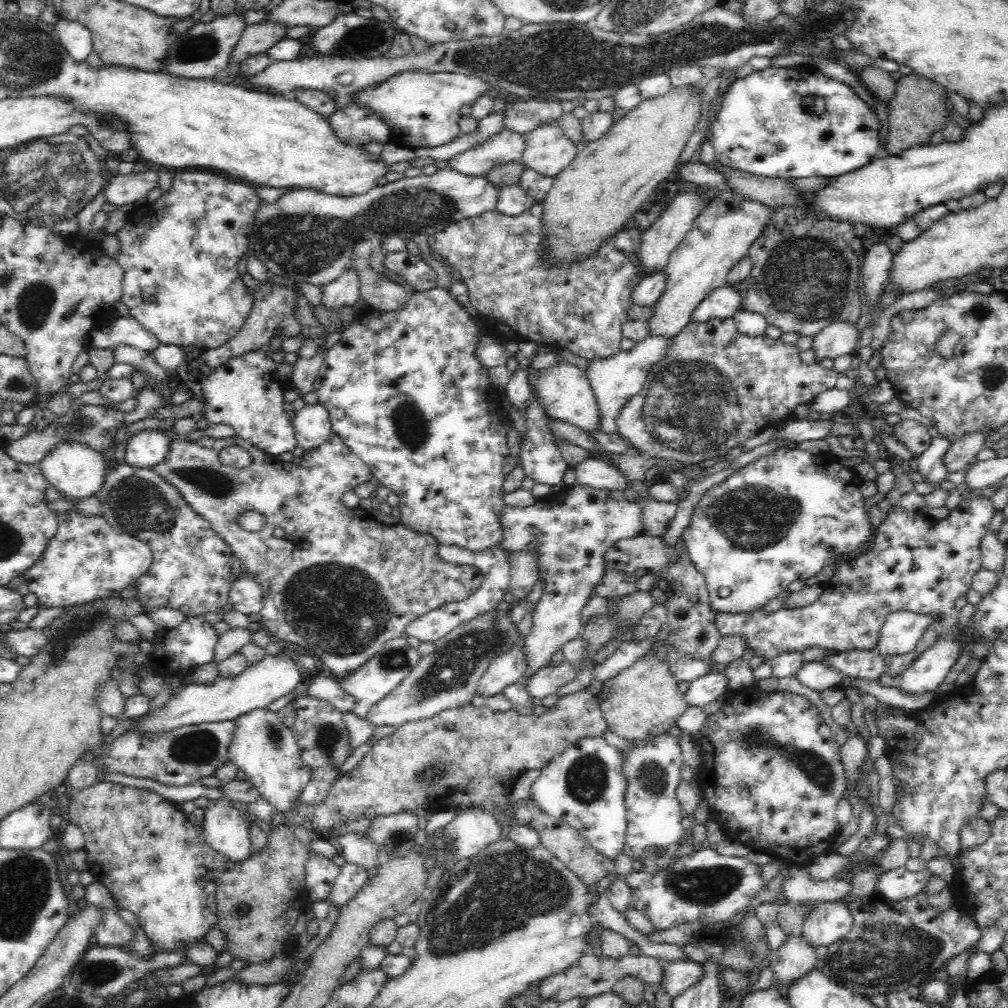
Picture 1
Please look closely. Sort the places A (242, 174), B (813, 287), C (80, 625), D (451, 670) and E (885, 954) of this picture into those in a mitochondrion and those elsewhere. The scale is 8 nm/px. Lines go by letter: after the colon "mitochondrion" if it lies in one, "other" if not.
A: other
B: mitochondrion
C: mitochondrion
D: mitochondrion
E: mitochondrion

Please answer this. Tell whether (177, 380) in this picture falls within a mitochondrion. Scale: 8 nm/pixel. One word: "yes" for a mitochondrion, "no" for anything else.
no

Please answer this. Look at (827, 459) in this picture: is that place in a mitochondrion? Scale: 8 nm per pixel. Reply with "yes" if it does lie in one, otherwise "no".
no

